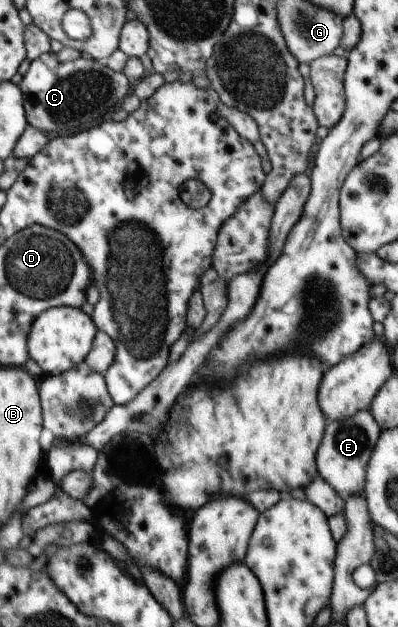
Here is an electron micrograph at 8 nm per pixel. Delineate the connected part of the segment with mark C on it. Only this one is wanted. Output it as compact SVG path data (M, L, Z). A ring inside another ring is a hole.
M47 52L31 61L28 72L22 77L21 87L25 95L28 123L45 133L73 133L97 127L105 120L111 120L115 111L129 93L129 80L125 74L113 71L107 63L93 59L77 58L61 62L57 59L57 53Z

